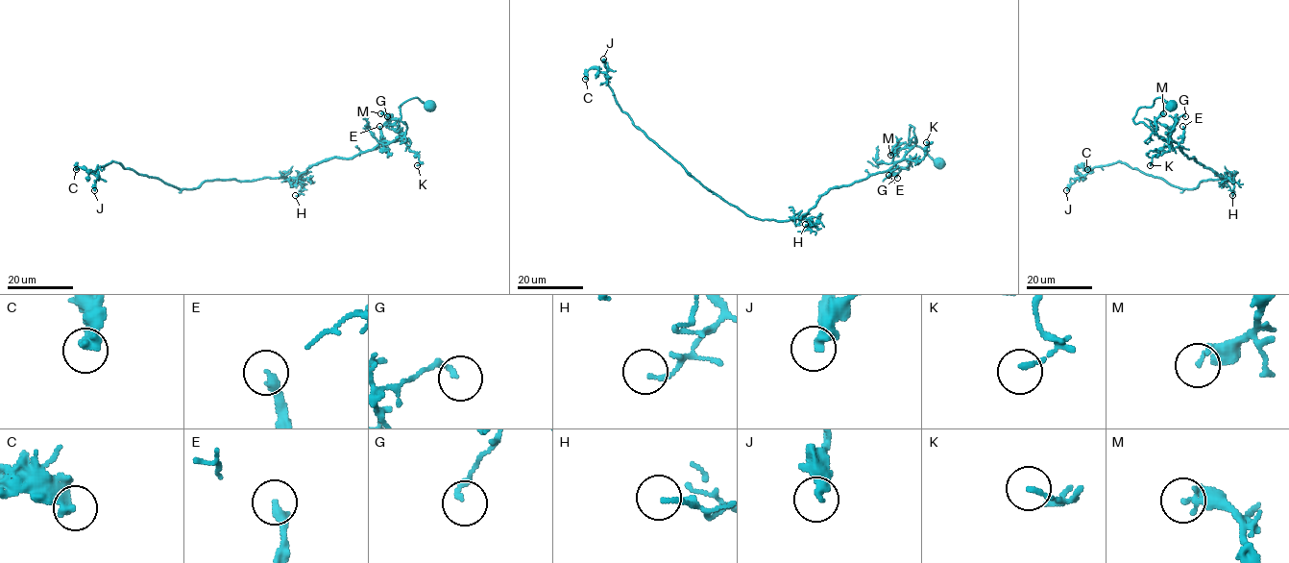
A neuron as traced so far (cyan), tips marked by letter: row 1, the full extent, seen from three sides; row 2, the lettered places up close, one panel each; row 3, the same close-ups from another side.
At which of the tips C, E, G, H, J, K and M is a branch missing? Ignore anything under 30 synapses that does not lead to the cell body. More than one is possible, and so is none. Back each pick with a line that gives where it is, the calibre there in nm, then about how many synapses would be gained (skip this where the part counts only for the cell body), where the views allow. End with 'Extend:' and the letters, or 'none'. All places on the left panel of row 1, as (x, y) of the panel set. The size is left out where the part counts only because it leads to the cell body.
Extend: none

